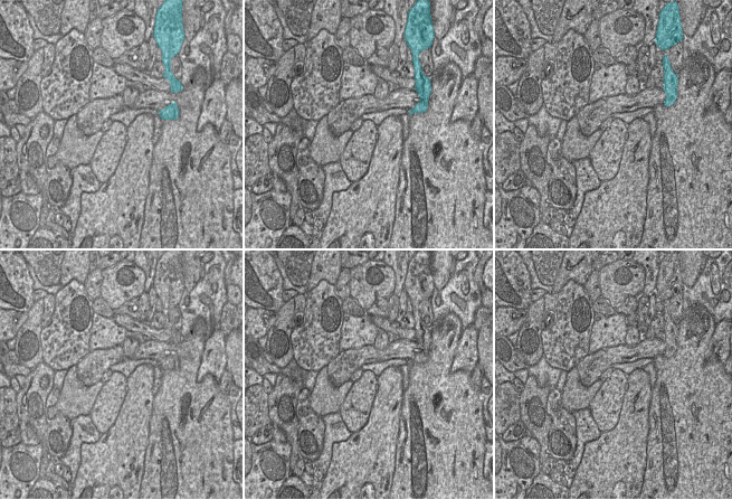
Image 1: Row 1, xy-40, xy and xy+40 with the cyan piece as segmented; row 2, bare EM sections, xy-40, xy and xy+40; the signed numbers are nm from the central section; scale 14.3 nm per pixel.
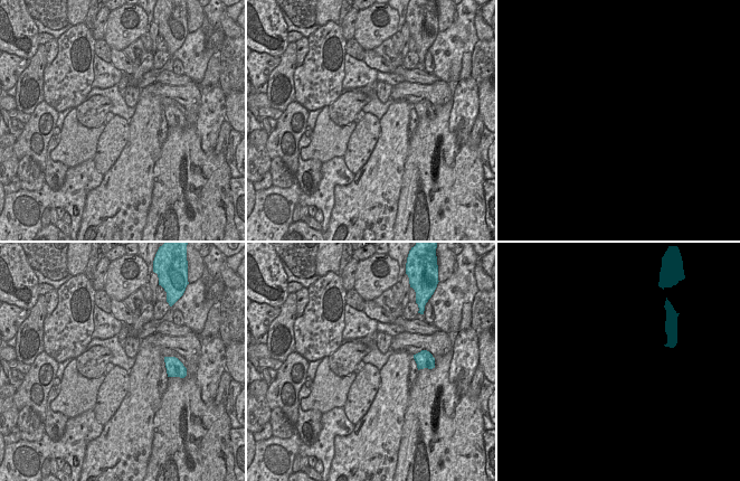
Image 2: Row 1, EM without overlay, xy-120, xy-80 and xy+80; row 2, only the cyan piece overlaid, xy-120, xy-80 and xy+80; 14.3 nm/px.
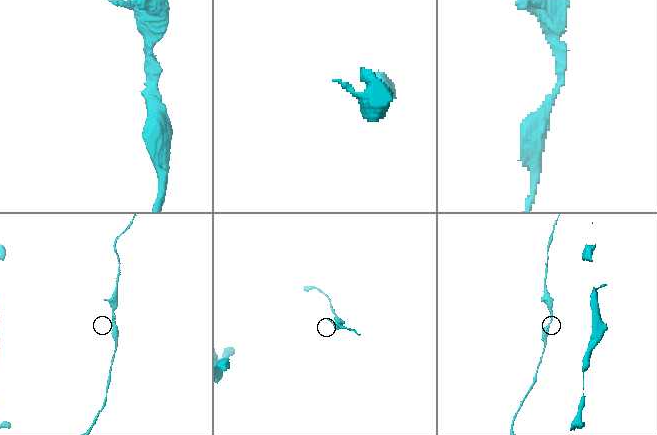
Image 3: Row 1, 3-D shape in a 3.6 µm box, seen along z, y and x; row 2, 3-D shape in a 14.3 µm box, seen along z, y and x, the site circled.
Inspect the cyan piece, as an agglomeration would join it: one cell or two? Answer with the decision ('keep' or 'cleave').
keep

